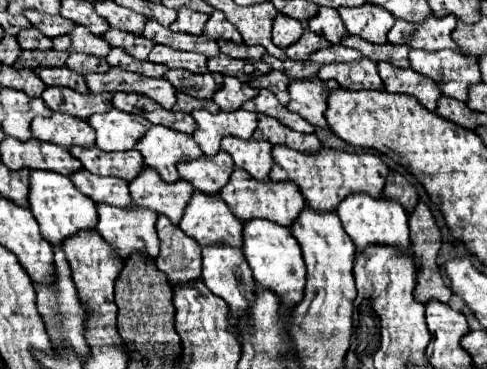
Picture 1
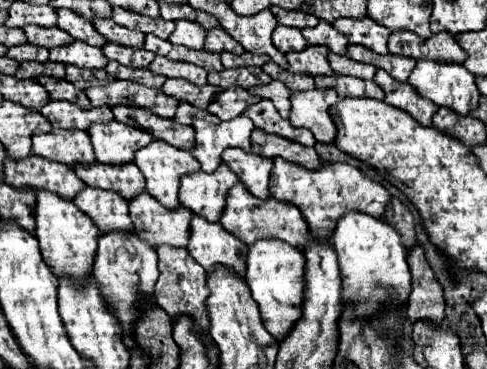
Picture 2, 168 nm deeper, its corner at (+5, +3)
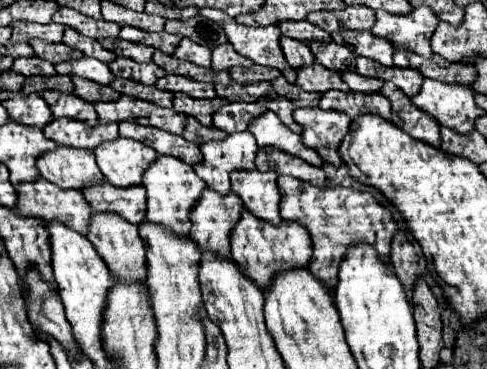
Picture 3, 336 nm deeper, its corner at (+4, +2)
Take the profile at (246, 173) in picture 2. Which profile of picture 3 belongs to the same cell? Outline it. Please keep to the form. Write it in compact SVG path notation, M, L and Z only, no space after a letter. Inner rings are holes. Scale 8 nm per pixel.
M232 171L232 193L236 193L244 209L250 213L256 213L258 219L268 221L272 225L280 225L280 191L276 185L276 173L274 171Z

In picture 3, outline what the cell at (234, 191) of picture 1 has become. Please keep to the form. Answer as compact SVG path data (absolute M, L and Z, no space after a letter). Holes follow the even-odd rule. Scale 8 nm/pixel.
M248 211L242 213L242 219L234 227L230 239L232 239L232 261L236 261L236 265L240 265L240 269L244 269L244 273L248 273L248 277L252 277L252 281L256 281L256 285L260 285L262 291L264 291L264 285L268 285L268 281L272 281L272 277L280 273L280 269L308 267L312 259L310 237L302 225L282 221L276 227L276 225L264 223L262 219L254 217Z

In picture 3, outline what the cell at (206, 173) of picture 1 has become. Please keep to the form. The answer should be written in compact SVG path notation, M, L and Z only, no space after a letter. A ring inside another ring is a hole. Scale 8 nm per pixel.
M204 189L200 201L190 213L192 231L190 237L202 249L216 249L216 253L228 253L228 233L240 219L242 201L230 193L226 197Z

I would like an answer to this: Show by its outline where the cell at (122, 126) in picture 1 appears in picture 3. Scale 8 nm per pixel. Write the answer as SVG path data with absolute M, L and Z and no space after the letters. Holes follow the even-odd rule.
M124 137L98 145L94 155L106 181L114 187L142 185L144 171L158 157L158 153L144 143Z

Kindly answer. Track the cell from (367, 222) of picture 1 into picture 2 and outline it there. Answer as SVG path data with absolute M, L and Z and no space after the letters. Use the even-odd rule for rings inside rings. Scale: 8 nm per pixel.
M349 210L337 220L333 244L343 278L343 304L355 304L355 314L359 318L375 316L383 306L407 304L407 294L411 292L411 274L405 258L407 250L393 224L383 218L367 216L365 212Z

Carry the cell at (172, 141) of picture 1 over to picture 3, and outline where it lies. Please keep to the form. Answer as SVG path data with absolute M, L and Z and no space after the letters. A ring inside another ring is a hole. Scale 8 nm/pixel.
M160 155L144 173L144 187L146 187L146 203L148 203L146 221L164 225L170 233L176 233L176 237L188 235L192 227L190 211L198 203L202 191L206 189L204 181L194 173L194 169L176 157Z

